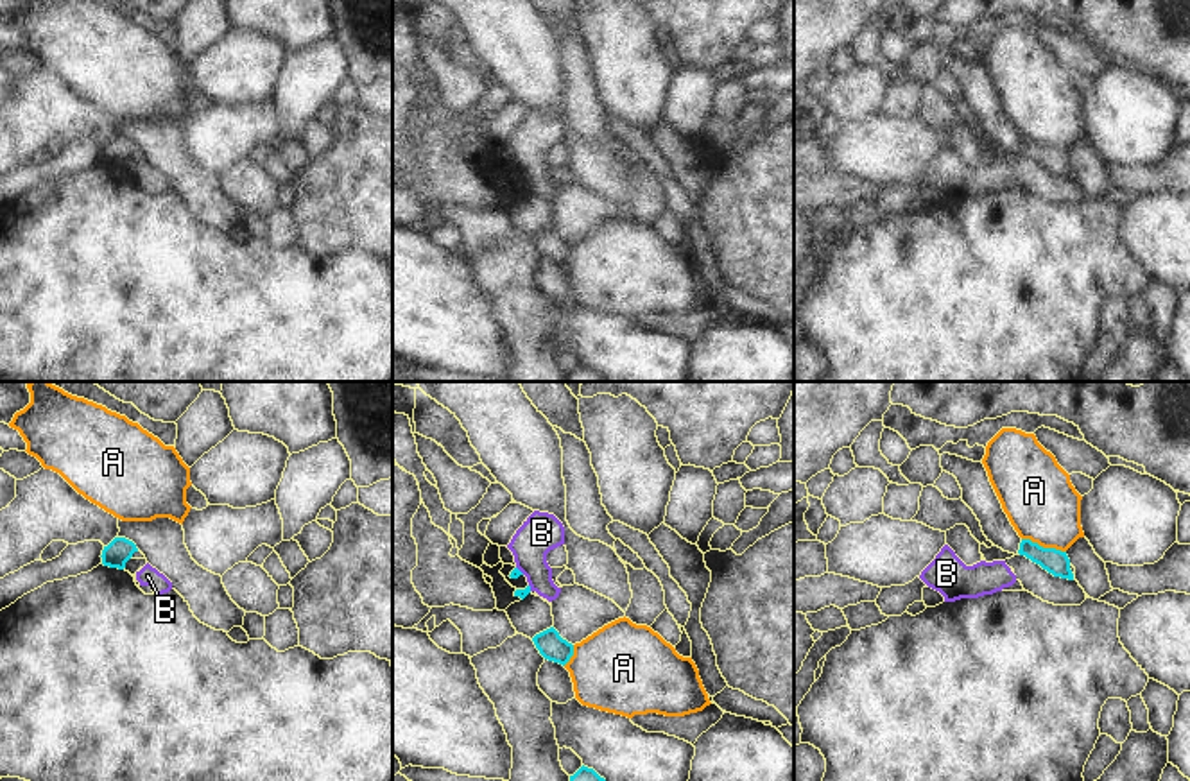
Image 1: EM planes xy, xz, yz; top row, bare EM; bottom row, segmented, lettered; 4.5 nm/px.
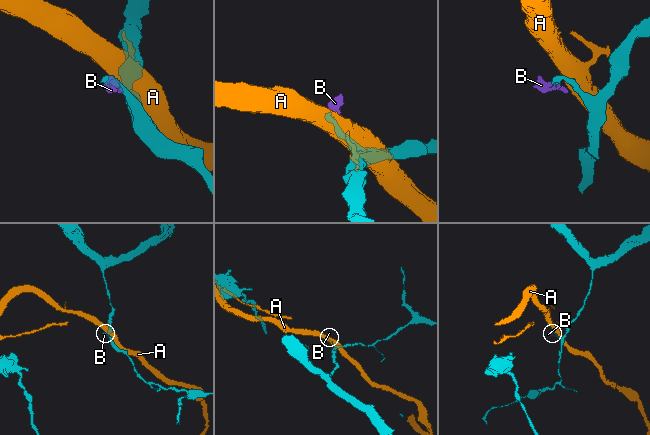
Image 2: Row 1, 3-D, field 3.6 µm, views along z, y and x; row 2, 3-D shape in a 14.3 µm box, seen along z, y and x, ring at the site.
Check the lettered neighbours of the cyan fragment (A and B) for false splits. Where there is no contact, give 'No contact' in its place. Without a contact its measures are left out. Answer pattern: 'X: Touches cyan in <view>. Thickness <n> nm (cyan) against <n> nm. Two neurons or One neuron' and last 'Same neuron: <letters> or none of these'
A: Touches cyan in yz. Thickness 110 nm (cyan) against 320 nm. Two neurons
B: Touches cyan in xz. Thickness 50 nm (cyan) against 180 nm. Two neurons
Same neuron: none of these.

